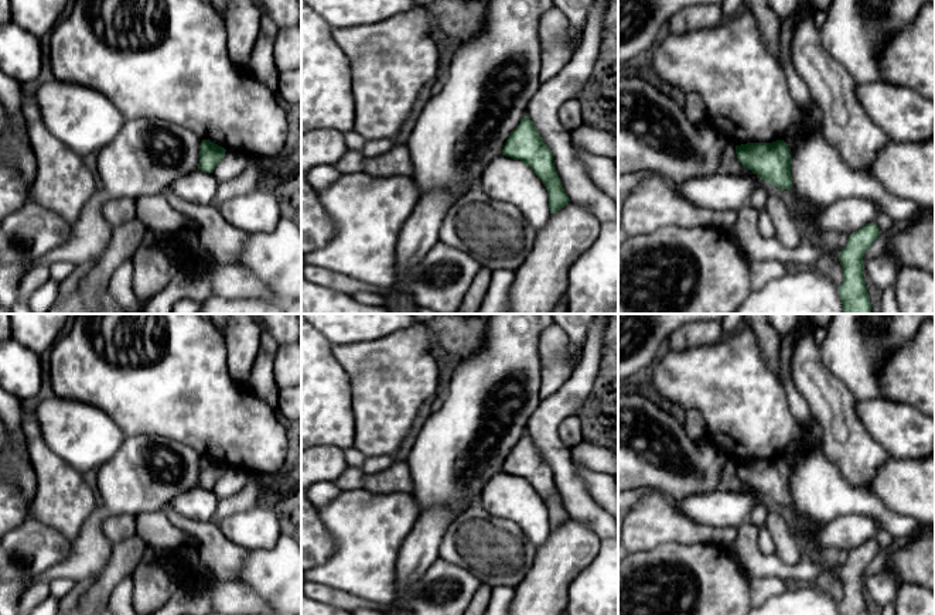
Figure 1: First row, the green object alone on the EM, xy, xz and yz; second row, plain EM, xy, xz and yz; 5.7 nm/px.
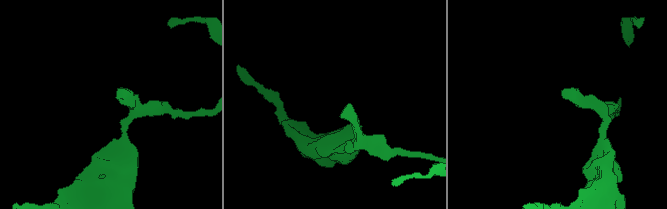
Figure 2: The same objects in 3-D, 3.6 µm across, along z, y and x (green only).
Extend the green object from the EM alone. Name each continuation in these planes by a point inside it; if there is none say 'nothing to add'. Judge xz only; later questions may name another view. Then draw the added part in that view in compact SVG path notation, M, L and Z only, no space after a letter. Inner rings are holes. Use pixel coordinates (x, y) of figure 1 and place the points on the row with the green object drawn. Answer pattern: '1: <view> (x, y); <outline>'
nothing to add

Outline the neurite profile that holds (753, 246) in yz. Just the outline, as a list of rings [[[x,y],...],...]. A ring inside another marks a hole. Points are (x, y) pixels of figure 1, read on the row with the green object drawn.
[[[744,205],[738,211],[731,239],[741,256],[748,262],[778,260],[795,267],[813,269],[822,253],[839,256],[840,250],[833,239],[825,247],[818,247],[813,239],[803,239],[796,247],[786,247],[778,239],[767,239],[758,232],[758,211],[751,205]]]

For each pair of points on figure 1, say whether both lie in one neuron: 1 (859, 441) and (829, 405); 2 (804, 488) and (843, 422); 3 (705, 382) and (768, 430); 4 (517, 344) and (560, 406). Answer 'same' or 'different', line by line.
1: same
2: different
3: same
4: different

